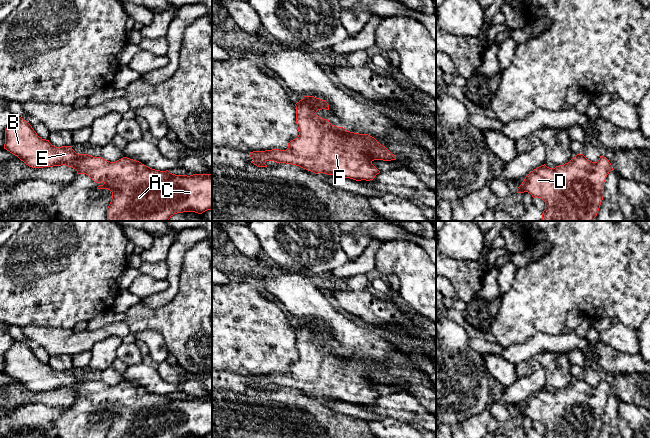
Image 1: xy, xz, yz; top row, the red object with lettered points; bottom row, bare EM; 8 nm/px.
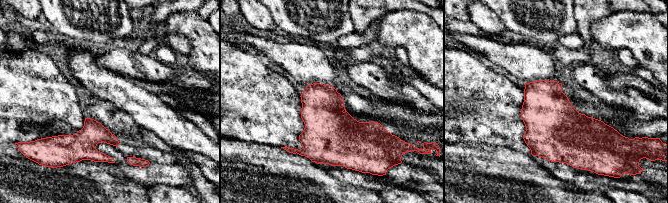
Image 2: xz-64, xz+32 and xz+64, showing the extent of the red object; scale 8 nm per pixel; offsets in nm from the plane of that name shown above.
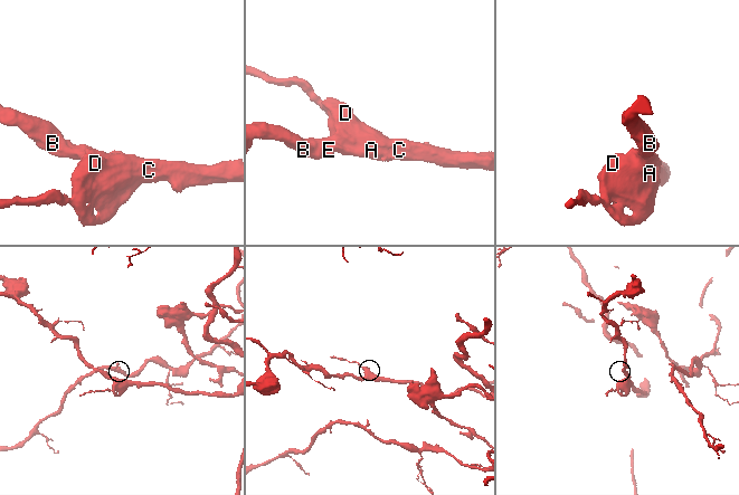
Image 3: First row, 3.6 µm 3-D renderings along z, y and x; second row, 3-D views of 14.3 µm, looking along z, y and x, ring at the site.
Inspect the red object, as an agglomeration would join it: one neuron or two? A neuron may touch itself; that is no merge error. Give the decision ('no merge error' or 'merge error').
no merge error

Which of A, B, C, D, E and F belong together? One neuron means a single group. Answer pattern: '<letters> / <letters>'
A B C D E F

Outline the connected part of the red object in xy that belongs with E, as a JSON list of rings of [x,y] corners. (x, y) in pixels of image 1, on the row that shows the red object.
[[[13,116],[12,122],[5,130],[4,149],[17,156],[26,165],[32,168],[43,168],[65,165],[72,167],[77,174],[88,175],[95,183],[100,185],[97,189],[108,189],[112,192],[112,199],[107,208],[108,221],[168,221],[174,214],[195,212],[202,214],[212,209],[212,175],[193,174],[175,175],[168,170],[152,169],[139,161],[123,157],[115,162],[110,162],[102,157],[93,157],[88,154],[78,154],[72,146],[56,147],[49,140],[37,135],[32,126],[23,118]]]

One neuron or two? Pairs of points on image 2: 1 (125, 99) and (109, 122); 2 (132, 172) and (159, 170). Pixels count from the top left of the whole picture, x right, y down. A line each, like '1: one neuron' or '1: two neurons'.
1: two neurons
2: one neuron

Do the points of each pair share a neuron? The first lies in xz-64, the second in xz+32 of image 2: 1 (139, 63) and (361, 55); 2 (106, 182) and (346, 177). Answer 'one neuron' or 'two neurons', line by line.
1: two neurons
2: two neurons

